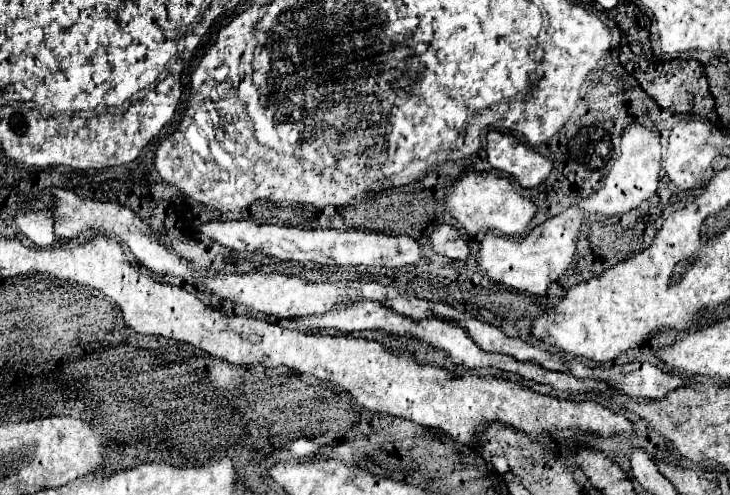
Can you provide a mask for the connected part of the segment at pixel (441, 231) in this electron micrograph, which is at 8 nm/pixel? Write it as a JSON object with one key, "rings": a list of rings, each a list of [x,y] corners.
{"rings":[[[435,225],[429,233],[429,243],[435,249],[435,253],[449,257],[449,259],[467,259],[469,257],[469,245],[459,235],[459,231],[451,225]]]}

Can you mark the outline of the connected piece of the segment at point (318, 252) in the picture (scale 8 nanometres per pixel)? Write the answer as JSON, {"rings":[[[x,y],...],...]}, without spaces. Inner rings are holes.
{"rings":[[[211,221],[201,225],[203,235],[219,241],[233,251],[251,251],[277,257],[281,261],[315,261],[321,265],[363,265],[363,267],[405,267],[421,259],[421,247],[409,237],[389,237],[363,231],[331,231],[331,229],[297,229],[279,225],[255,225],[253,221]]]}

